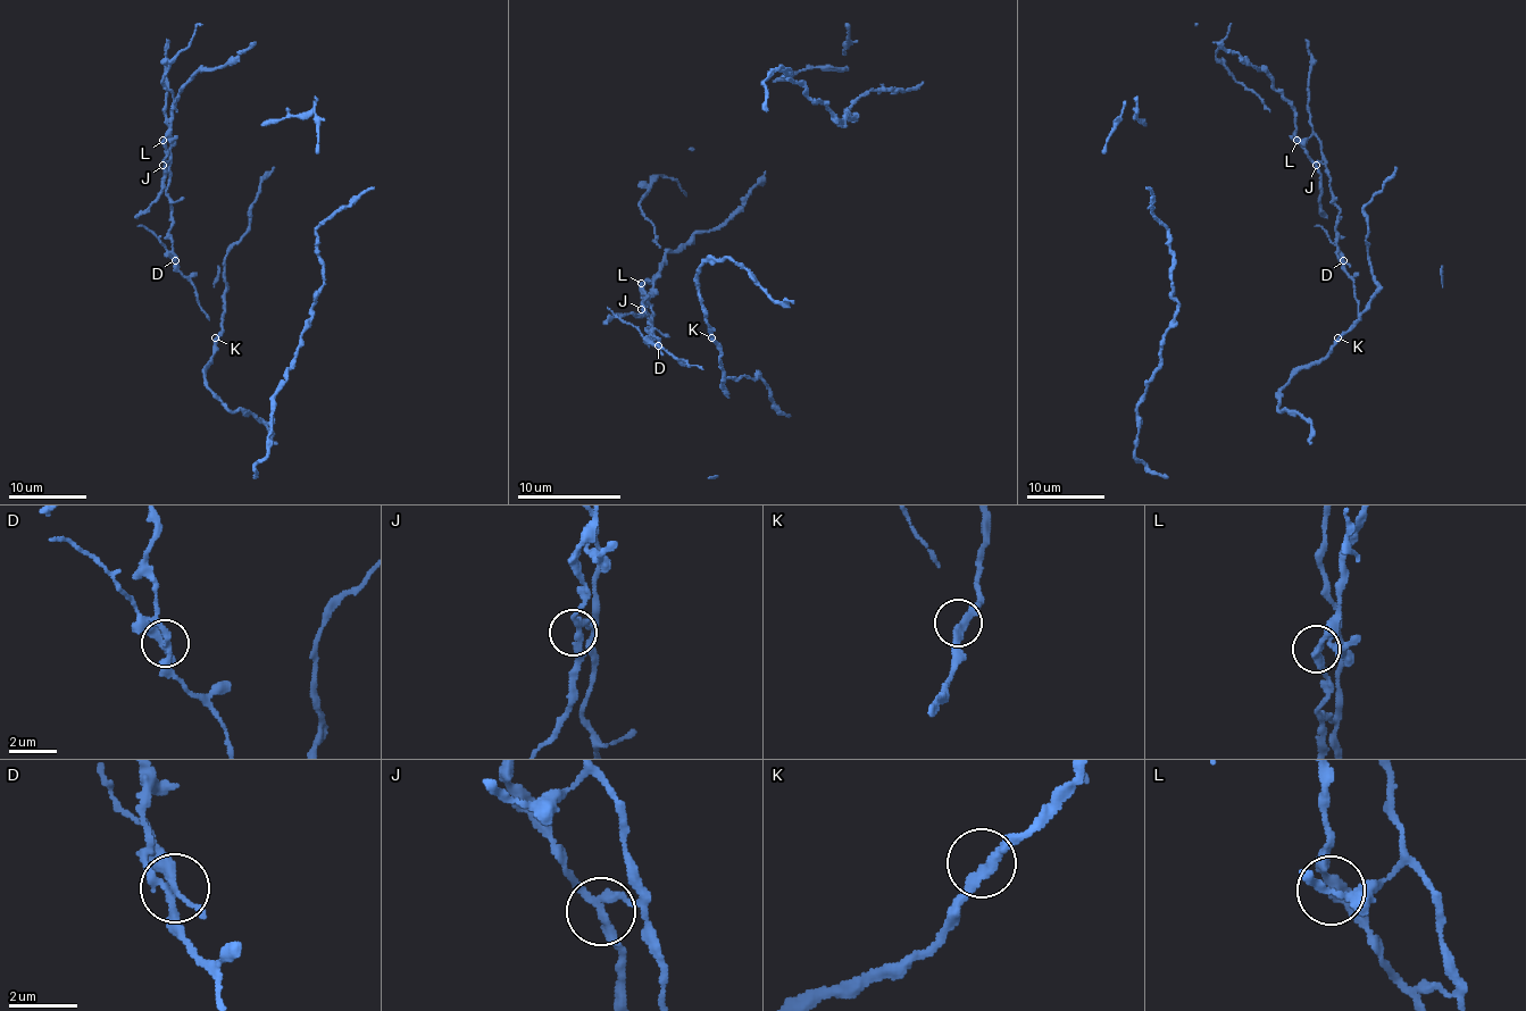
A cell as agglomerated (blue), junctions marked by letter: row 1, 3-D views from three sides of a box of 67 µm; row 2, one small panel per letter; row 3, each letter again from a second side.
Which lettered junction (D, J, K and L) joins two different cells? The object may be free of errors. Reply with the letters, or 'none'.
D

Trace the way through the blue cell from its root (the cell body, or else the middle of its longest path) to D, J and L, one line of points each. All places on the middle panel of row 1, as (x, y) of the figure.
D: (711, 340), (719, 350), (719, 368), (691, 366), (681, 358), (673, 358), (657, 345)
J: (711, 340), (719, 350), (719, 368), (701, 368), (673, 358), (649, 335), (655, 340), (641, 309)
L: (711, 340), (719, 350), (719, 368), (701, 368), (673, 358), (647, 329), (649, 322), (641, 283)

